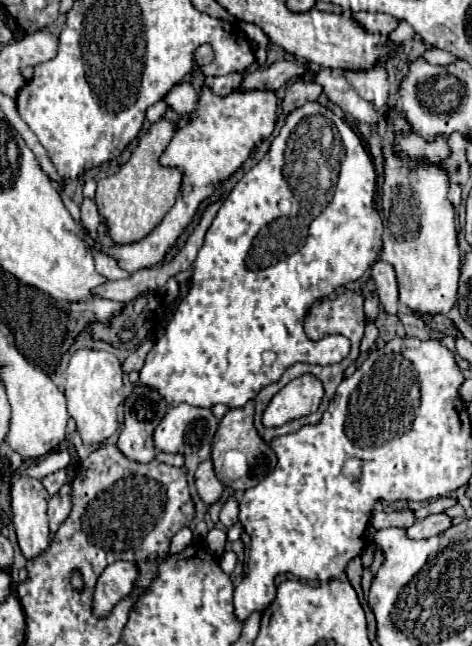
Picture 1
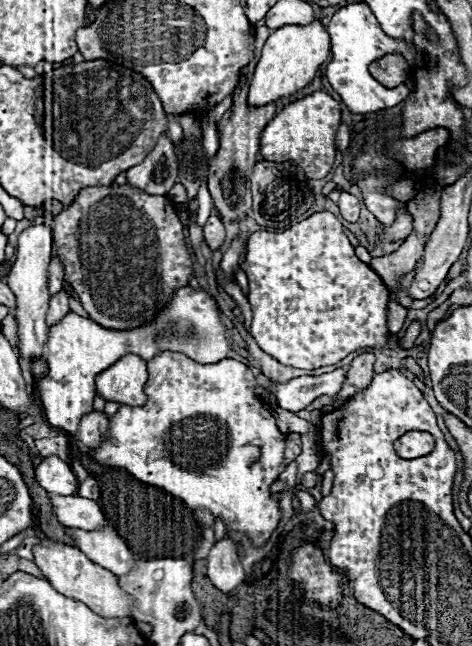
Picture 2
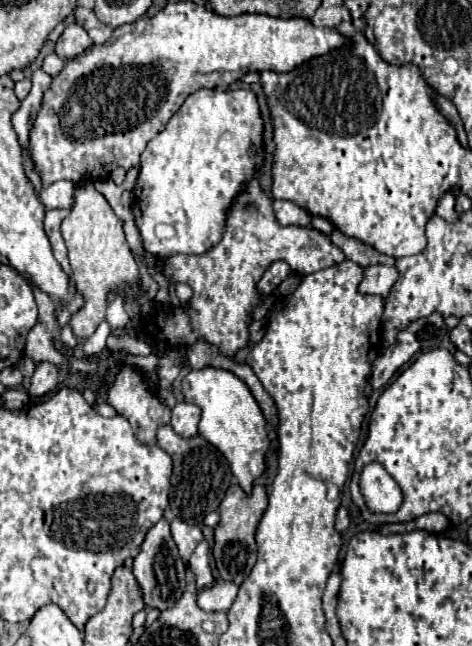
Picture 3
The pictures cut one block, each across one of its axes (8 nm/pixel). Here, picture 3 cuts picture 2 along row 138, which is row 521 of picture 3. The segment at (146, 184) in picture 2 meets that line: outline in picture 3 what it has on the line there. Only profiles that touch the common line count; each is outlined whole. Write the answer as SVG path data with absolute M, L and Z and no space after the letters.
M162 518L158 524L154 524L144 540L142 540L142 546L140 546L140 552L138 556L134 558L134 574L136 574L136 580L142 588L142 594L144 594L144 602L152 608L160 608L160 610L166 610L168 606L174 606L174 602L180 598L180 594L184 592L184 562L182 558L178 556L178 548L172 540L172 534L170 534L170 522L166 518Z

